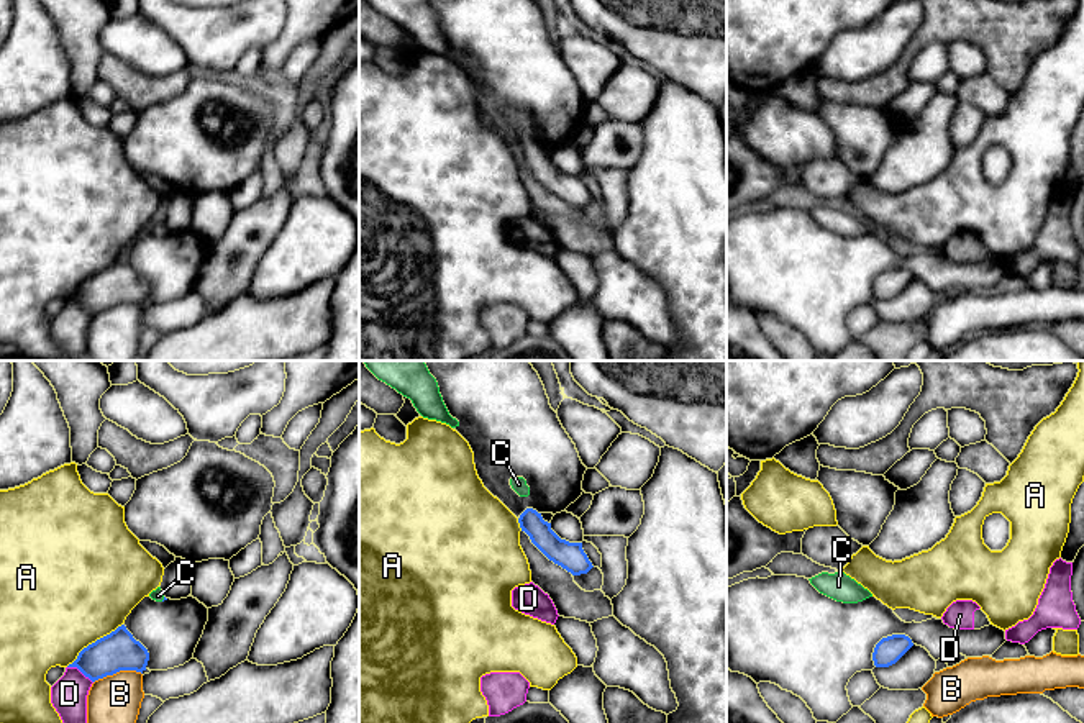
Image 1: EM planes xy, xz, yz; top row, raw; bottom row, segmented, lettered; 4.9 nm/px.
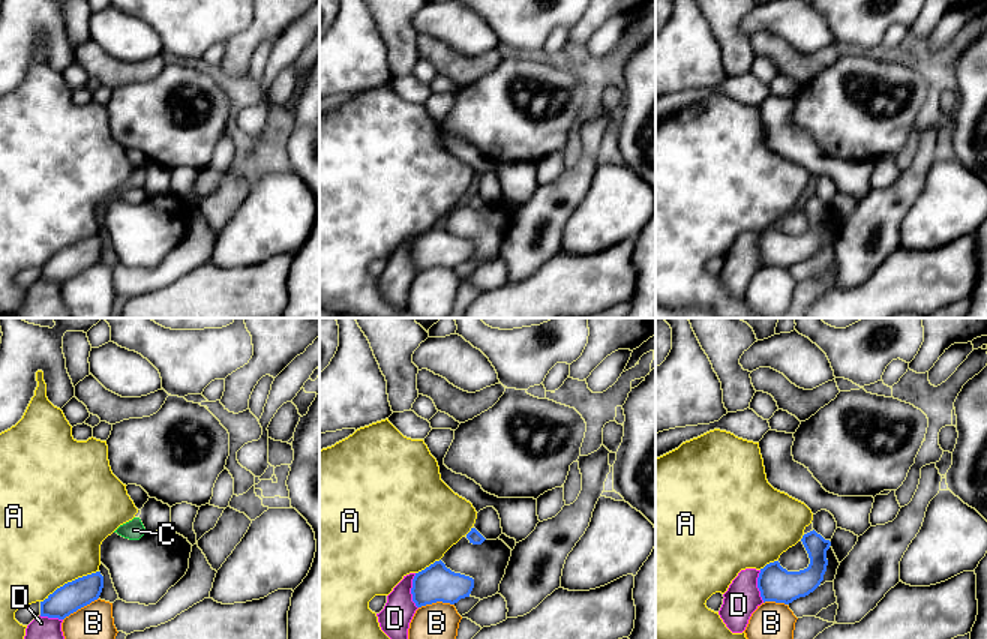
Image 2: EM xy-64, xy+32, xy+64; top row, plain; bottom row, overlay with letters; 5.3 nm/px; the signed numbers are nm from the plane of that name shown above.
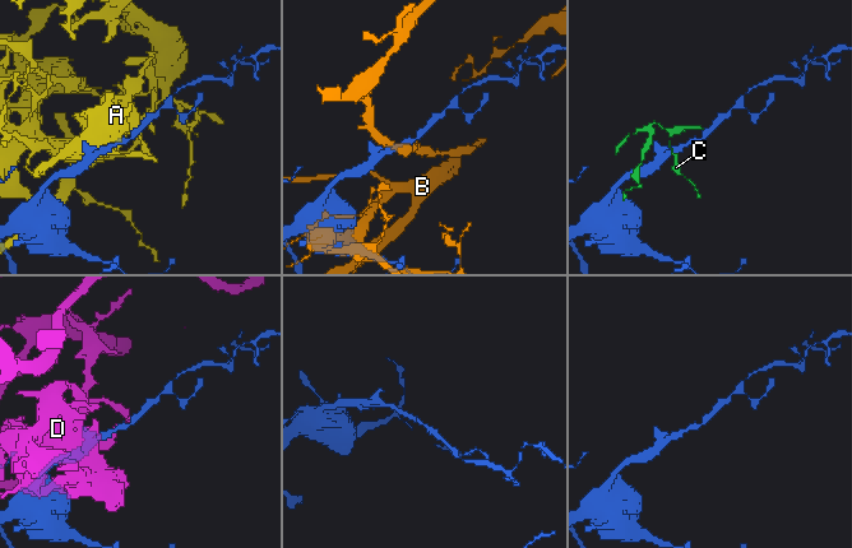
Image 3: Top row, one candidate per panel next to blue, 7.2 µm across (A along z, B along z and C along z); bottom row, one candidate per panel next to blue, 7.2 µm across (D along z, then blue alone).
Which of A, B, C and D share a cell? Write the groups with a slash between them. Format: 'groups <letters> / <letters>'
groups A / B / C / D

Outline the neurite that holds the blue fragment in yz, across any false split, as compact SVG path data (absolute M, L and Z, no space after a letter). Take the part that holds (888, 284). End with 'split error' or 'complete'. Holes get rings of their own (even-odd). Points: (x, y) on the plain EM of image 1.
M892 267L882 271L872 285L872 293L876 300L889 300L895 297L910 280L912 272L905 267Z; complete

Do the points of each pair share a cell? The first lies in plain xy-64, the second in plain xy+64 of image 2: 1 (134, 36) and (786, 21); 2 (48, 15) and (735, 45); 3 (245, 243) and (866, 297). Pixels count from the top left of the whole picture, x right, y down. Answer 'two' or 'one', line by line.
1: one
2: two
3: two

